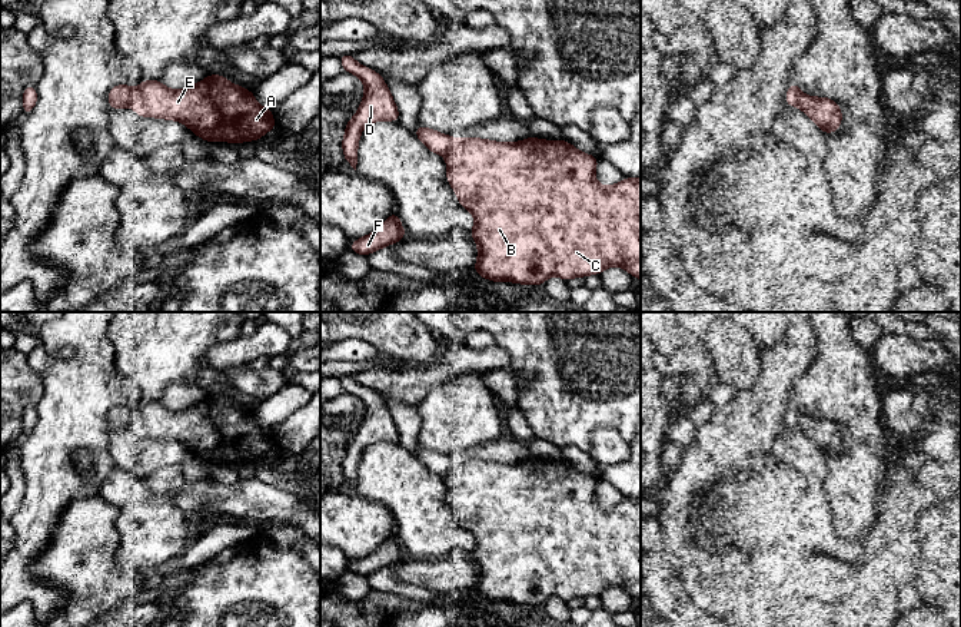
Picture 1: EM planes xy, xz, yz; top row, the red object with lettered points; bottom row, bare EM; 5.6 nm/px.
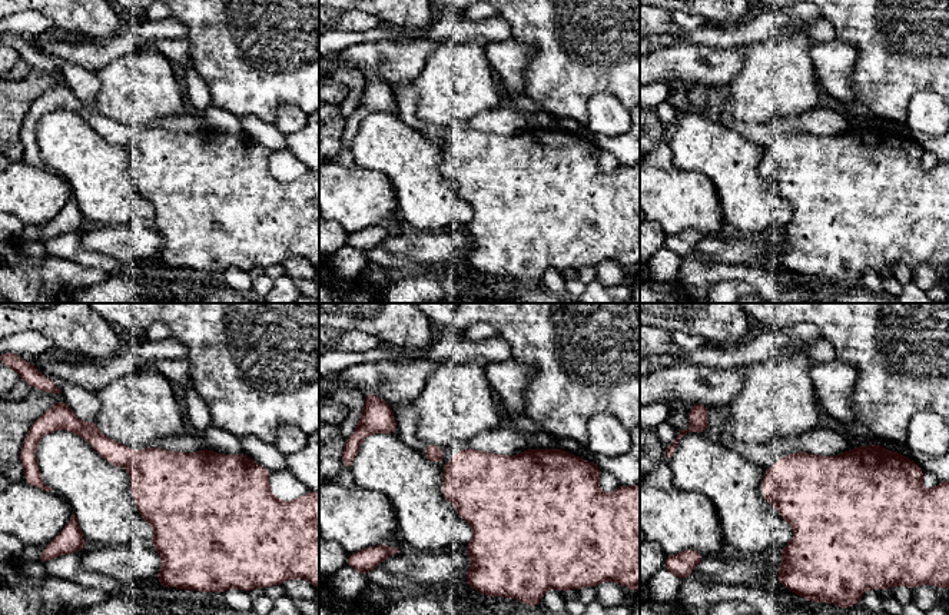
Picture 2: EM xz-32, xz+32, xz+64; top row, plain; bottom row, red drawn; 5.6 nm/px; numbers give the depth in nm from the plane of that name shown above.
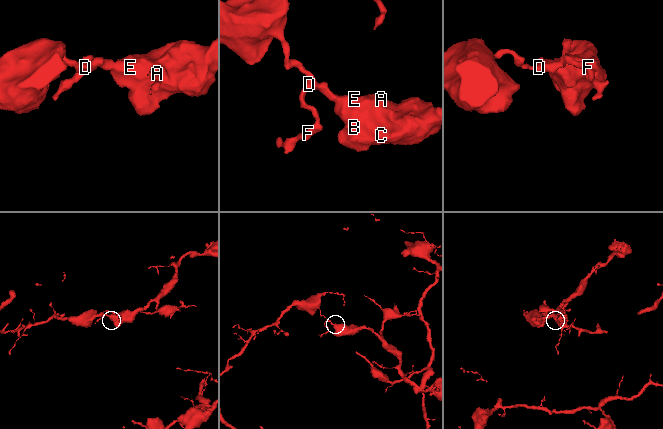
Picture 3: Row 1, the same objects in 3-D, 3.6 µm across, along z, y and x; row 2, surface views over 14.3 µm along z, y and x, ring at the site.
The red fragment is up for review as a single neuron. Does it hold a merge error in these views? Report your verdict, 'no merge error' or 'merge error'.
no merge error

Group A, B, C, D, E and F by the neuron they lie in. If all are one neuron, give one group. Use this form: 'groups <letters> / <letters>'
groups A B C D E F

